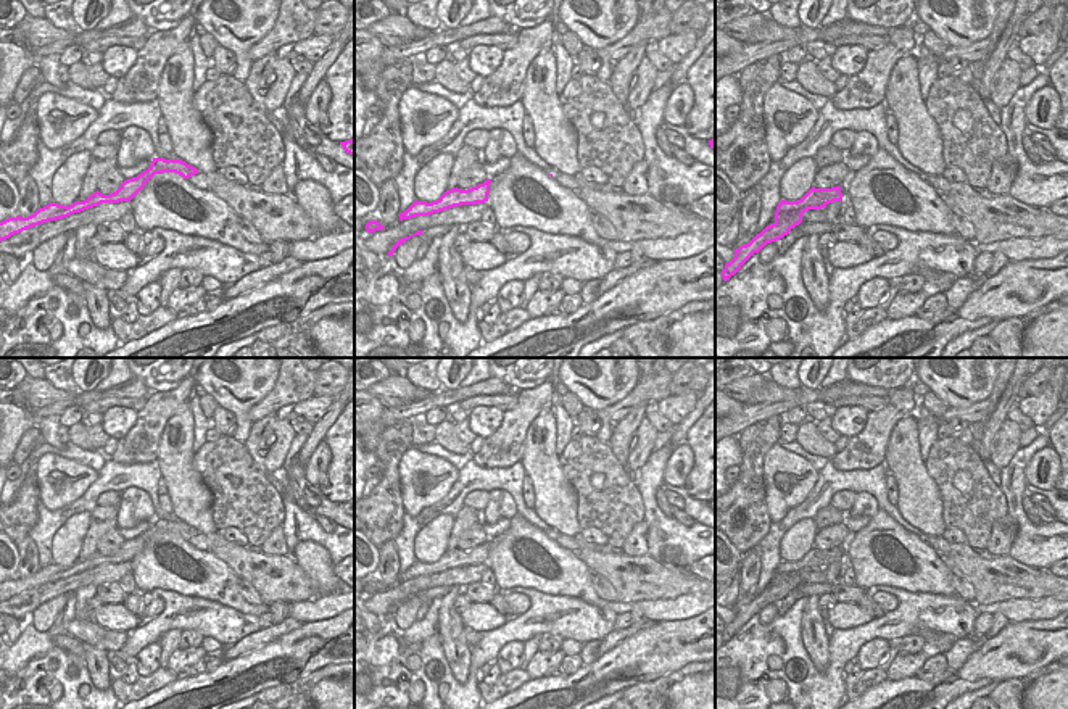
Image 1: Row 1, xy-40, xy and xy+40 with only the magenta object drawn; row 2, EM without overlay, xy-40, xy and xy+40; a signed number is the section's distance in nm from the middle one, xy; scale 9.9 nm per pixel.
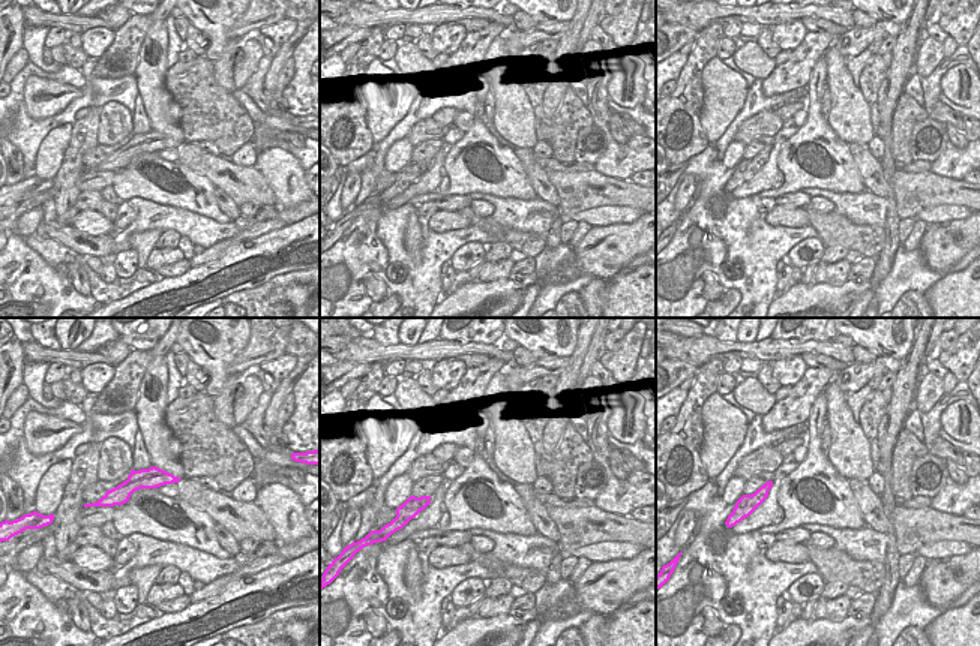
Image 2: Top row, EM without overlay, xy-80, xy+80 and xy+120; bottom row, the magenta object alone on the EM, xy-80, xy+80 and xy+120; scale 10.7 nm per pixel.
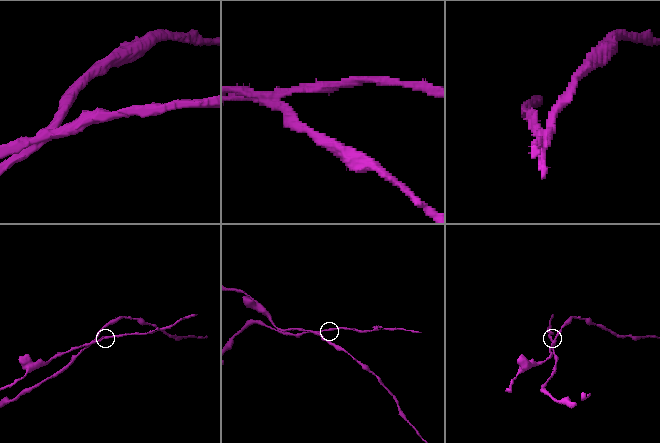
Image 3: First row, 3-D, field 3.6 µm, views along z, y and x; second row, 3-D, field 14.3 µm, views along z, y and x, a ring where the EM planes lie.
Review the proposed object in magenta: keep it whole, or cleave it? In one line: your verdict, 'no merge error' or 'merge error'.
merge error

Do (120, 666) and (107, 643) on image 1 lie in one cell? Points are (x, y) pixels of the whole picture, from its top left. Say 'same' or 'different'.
different

